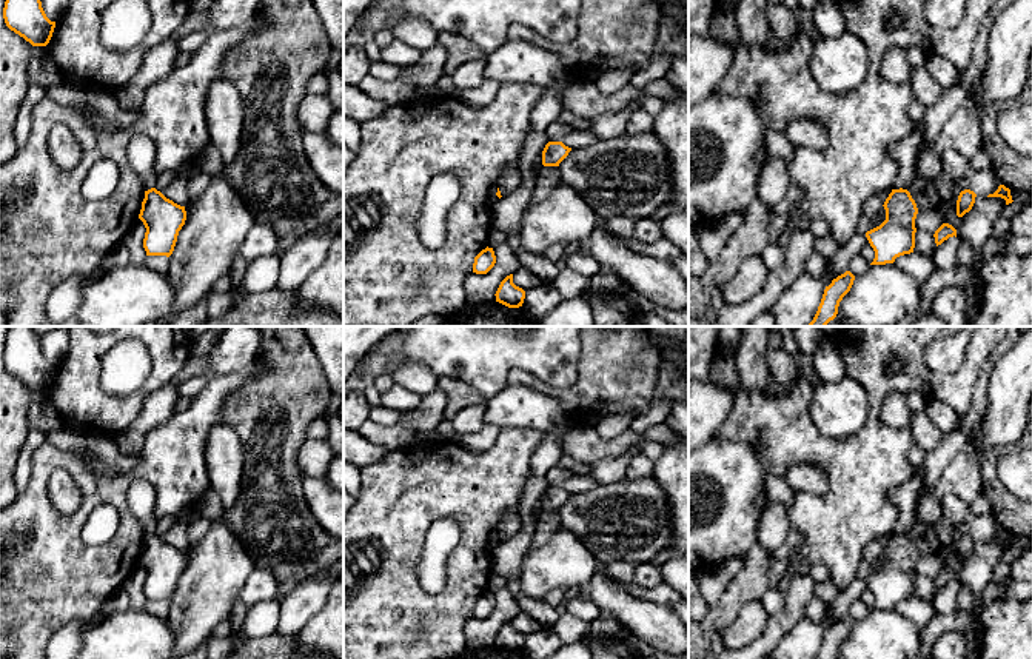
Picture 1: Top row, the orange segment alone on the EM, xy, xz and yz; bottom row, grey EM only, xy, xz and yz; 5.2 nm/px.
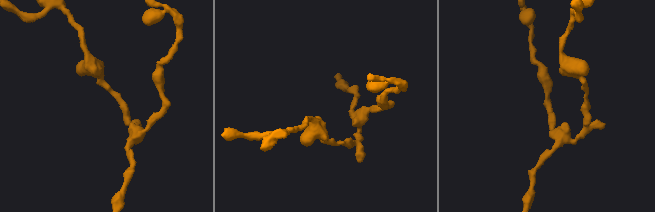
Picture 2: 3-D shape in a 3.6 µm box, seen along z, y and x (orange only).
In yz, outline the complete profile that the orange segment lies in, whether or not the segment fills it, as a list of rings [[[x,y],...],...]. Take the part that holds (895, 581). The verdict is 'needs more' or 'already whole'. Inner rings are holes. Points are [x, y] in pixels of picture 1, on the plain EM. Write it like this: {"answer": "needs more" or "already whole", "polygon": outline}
{"answer": "already whole", "polygon": [[[892,534],[884,547],[886,565],[866,577],[875,604],[870,610],[893,608],[896,602],[913,597],[918,553],[907,534]]]}

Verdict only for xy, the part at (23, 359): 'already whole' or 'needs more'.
already whole

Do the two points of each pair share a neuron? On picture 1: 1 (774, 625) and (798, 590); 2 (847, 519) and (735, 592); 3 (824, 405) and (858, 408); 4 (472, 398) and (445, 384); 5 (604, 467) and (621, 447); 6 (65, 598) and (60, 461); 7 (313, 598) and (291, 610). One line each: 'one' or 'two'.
1: one
2: two
3: one
4: one
5: two
6: one
7: one

